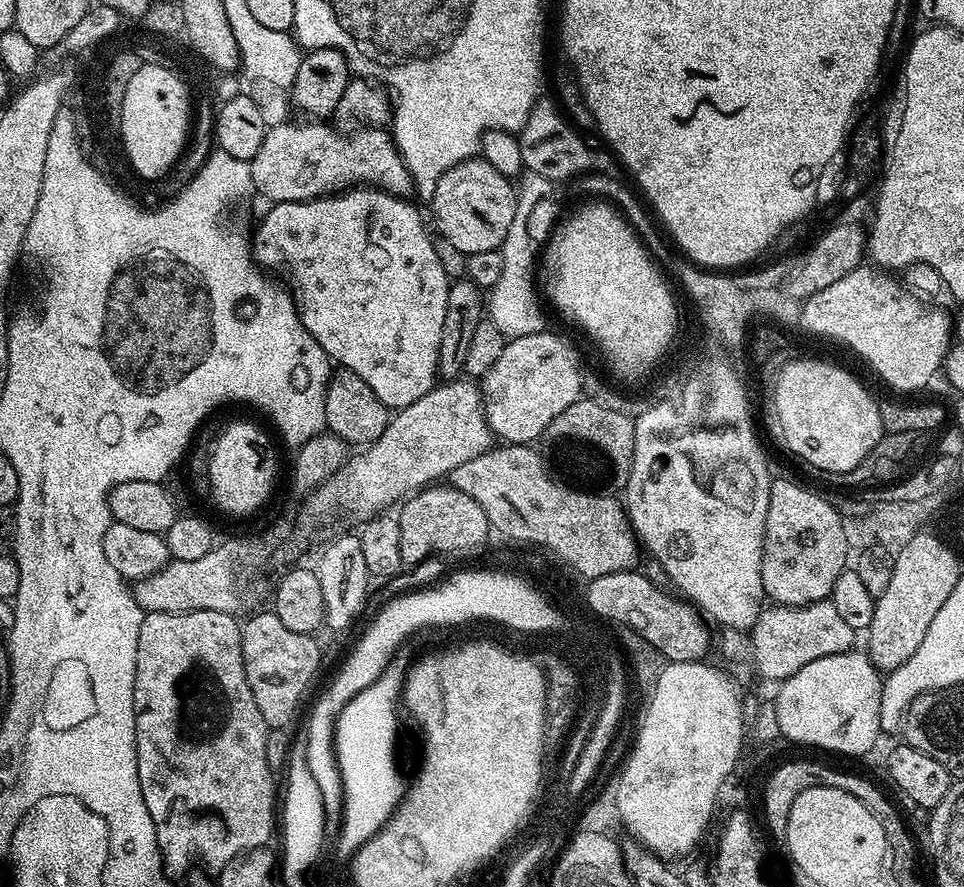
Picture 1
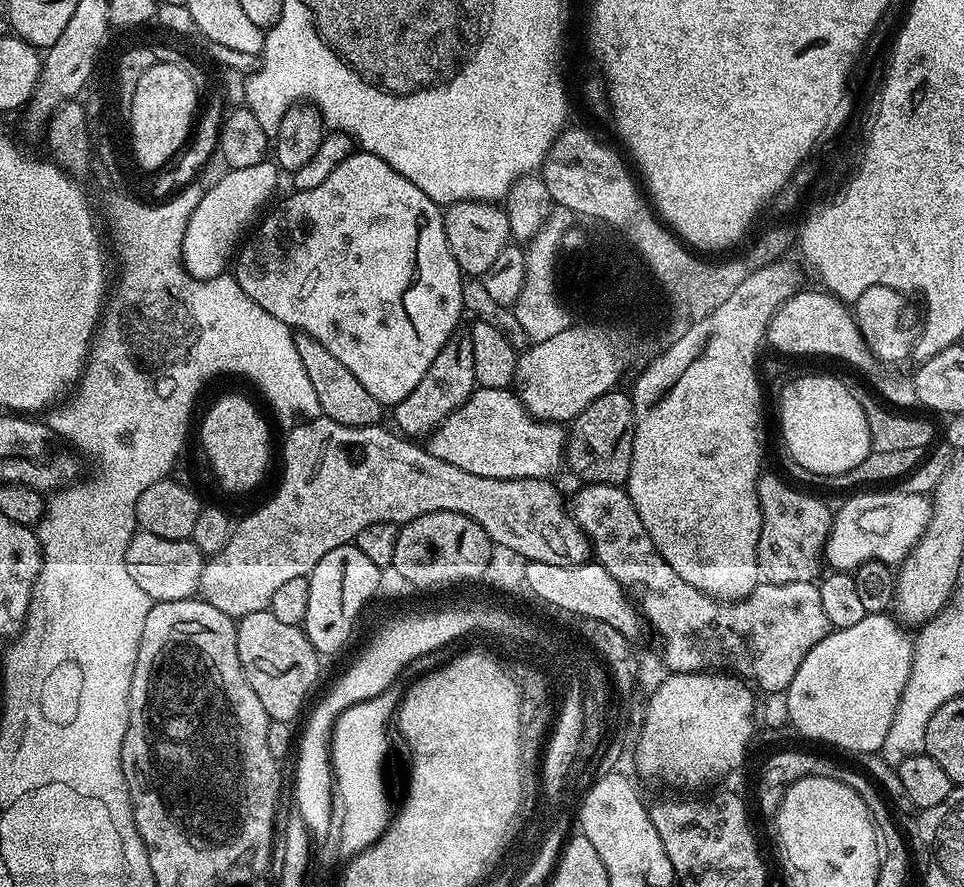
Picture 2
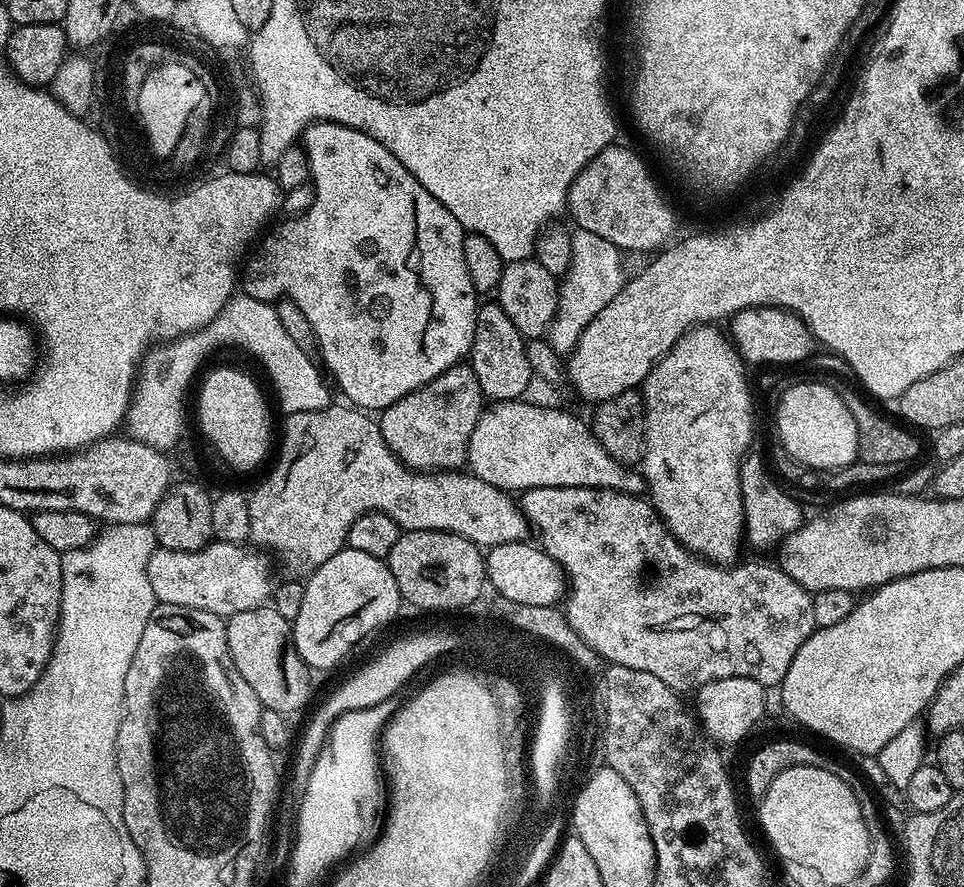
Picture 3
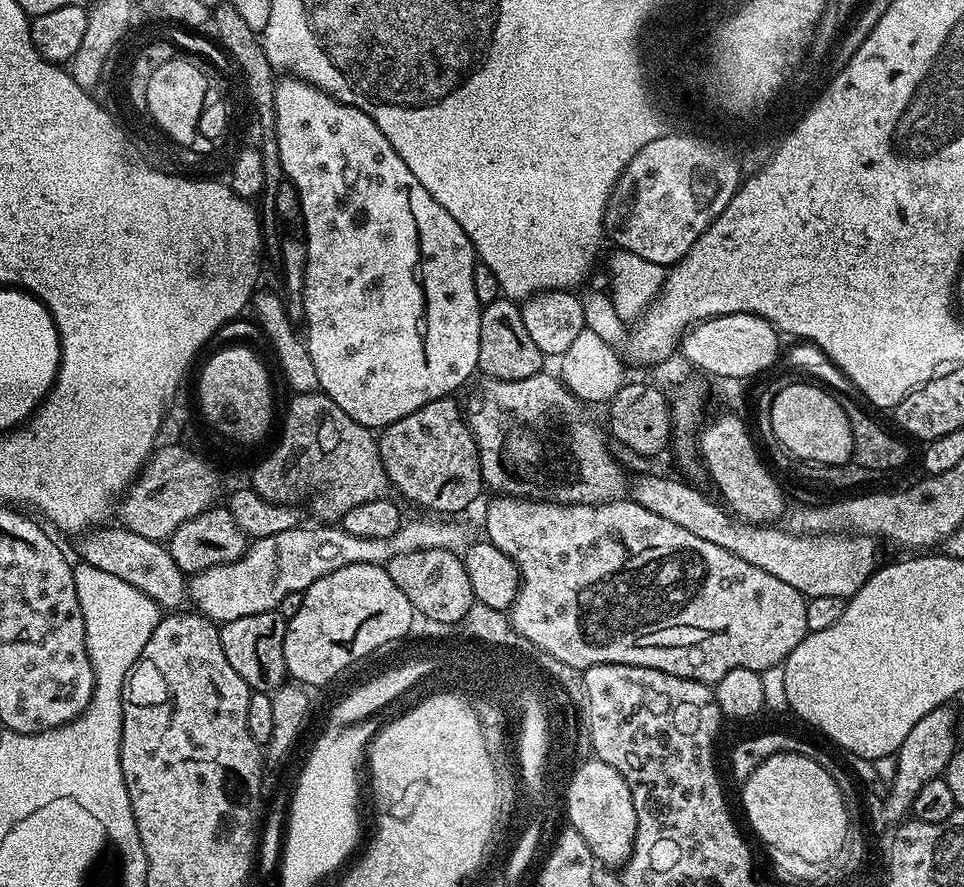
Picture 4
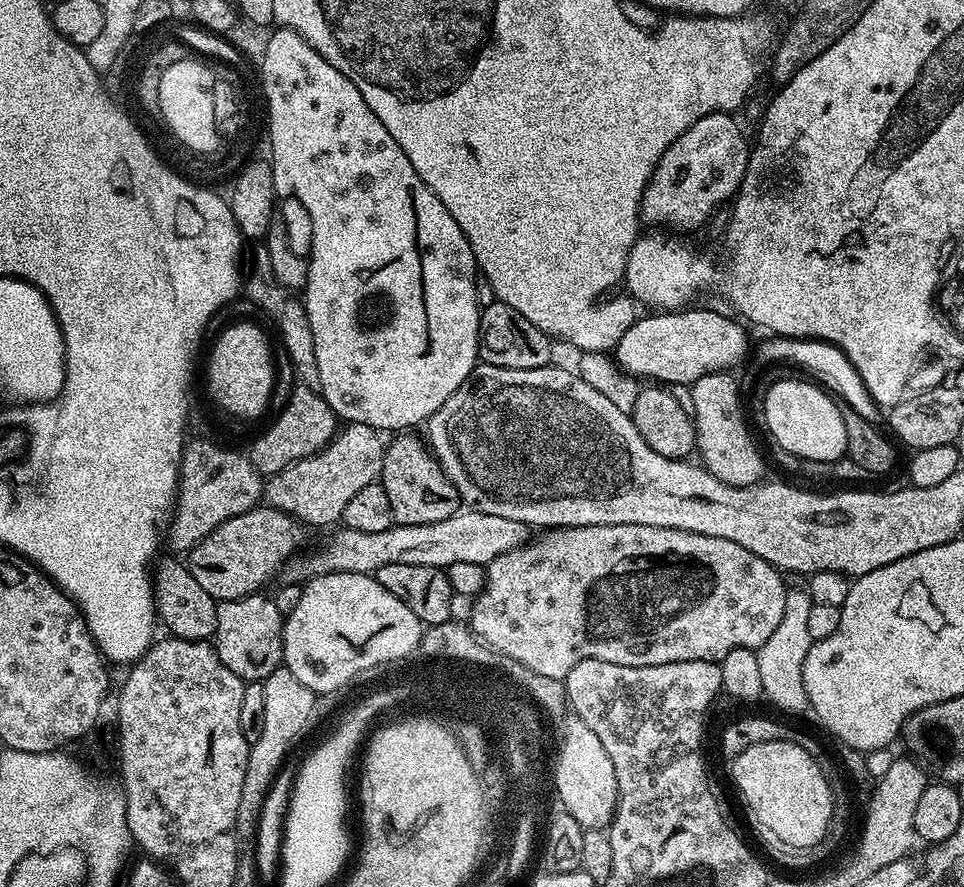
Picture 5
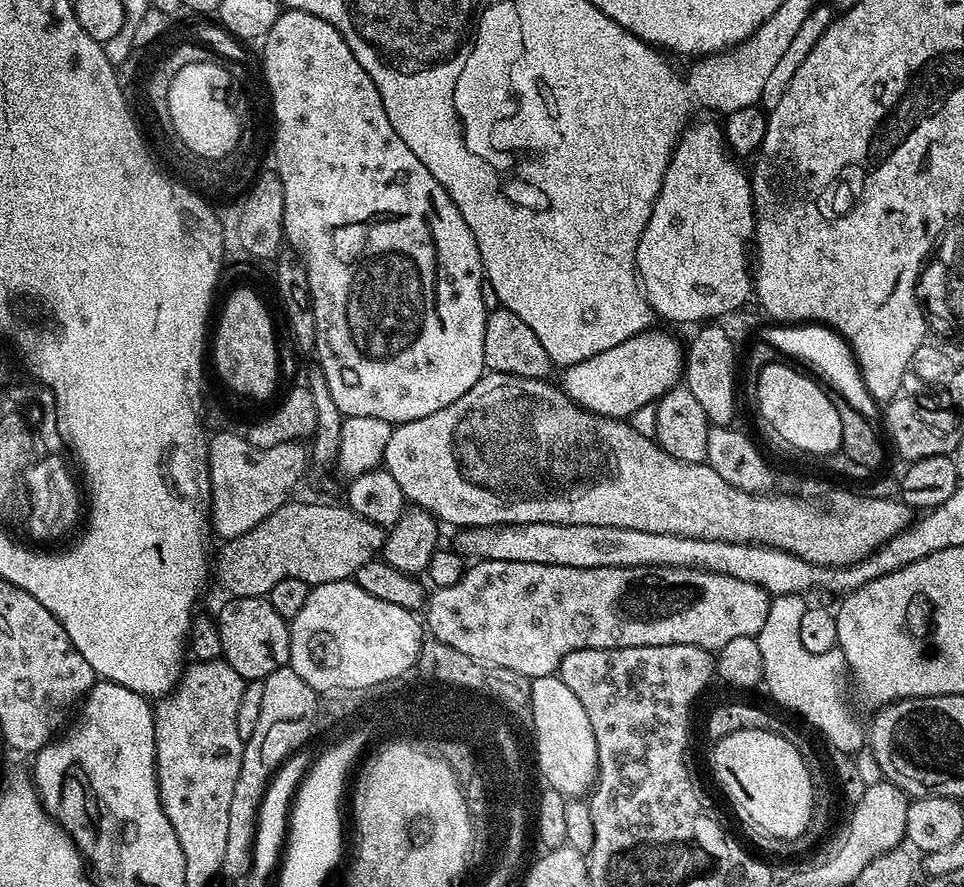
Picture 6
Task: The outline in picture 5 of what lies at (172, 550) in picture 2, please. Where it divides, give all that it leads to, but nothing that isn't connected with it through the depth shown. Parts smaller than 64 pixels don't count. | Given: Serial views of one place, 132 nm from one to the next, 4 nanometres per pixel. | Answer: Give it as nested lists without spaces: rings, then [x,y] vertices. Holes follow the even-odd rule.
[[[471,510],[458,511],[450,518],[442,518],[442,522],[430,522],[426,526],[402,526],[393,523],[391,528],[378,530],[378,534],[366,534],[366,530],[350,530],[345,527],[341,527],[339,531],[325,542],[324,548],[310,553],[309,556],[301,555],[299,558],[293,559],[286,568],[287,579],[292,582],[307,582],[313,576],[321,576],[327,572],[375,574],[378,570],[382,570],[382,566],[394,566],[395,564],[434,566],[445,570],[454,566],[454,562],[474,562],[486,566],[498,554],[506,554],[510,550],[520,548],[530,539],[530,529],[527,524],[510,522],[510,518],[498,518],[498,514],[482,514]]]

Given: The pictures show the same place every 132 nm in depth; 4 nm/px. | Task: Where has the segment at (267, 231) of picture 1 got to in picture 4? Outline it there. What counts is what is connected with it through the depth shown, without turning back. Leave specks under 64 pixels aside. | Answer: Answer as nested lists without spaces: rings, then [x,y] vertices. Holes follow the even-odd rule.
[[[284,78],[277,83],[274,94],[274,110],[276,111],[276,138],[278,152],[281,154],[281,166],[287,183],[296,187],[300,196],[299,215],[304,216],[304,232],[308,257],[304,271],[304,318],[308,324],[306,343],[310,362],[314,362],[314,370],[318,370],[319,391],[330,397],[354,422],[373,430],[383,430],[389,424],[398,422],[398,418],[406,418],[406,414],[414,414],[428,402],[442,400],[453,395],[455,388],[460,388],[472,372],[477,371],[478,338],[480,337],[480,309],[478,297],[474,294],[474,272],[478,265],[476,251],[472,249],[470,238],[438,202],[410,174],[410,166],[398,158],[394,146],[386,142],[386,134],[378,130],[378,126],[362,110],[349,104],[335,100],[325,94],[321,88],[307,84],[305,80]]]

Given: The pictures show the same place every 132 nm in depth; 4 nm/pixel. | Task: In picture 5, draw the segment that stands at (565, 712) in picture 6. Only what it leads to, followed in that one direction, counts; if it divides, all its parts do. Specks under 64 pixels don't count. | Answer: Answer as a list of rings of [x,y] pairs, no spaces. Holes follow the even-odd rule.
[[[575,718],[563,725],[564,745],[556,756],[554,767],[554,792],[560,795],[564,803],[563,811],[580,823],[581,828],[607,829],[616,812],[618,798],[618,778],[614,778],[614,762],[610,762],[610,754],[602,750],[602,742],[598,742],[598,734],[586,726],[586,722]]]

